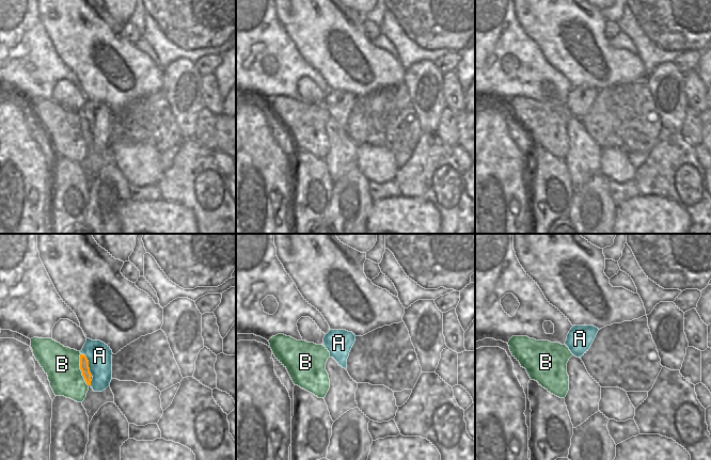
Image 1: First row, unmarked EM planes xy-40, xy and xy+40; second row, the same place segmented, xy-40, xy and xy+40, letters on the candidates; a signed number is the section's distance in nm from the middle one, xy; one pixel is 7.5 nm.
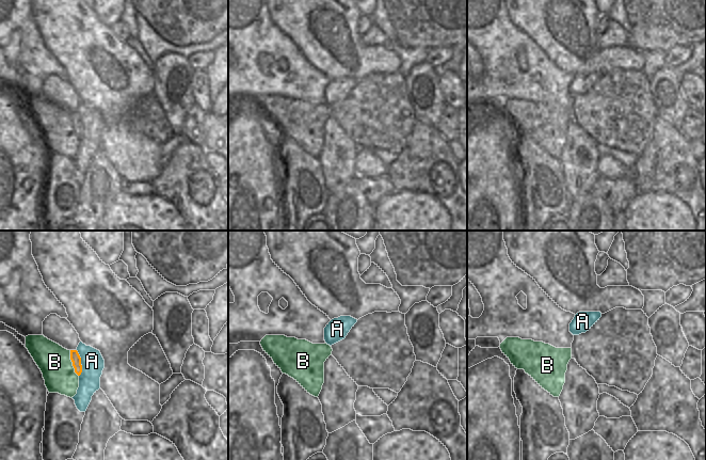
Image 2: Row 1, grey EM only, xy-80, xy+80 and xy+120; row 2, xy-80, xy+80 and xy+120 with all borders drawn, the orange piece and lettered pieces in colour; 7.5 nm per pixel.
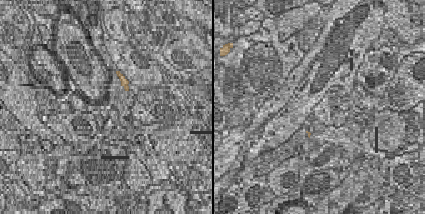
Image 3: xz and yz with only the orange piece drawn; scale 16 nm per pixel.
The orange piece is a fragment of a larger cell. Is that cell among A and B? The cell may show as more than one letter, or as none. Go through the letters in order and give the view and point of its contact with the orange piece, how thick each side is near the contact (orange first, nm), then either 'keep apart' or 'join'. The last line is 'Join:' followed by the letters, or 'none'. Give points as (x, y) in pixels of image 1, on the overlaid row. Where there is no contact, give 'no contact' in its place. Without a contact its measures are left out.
A: xy-40 (88, 364) | 70/190 nm | keep apart
B: xy-40 (80, 368) | 70/280 nm | keep apart
Join: none

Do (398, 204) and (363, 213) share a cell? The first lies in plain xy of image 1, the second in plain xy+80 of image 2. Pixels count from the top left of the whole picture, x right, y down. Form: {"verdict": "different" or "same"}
{"verdict": "different"}

